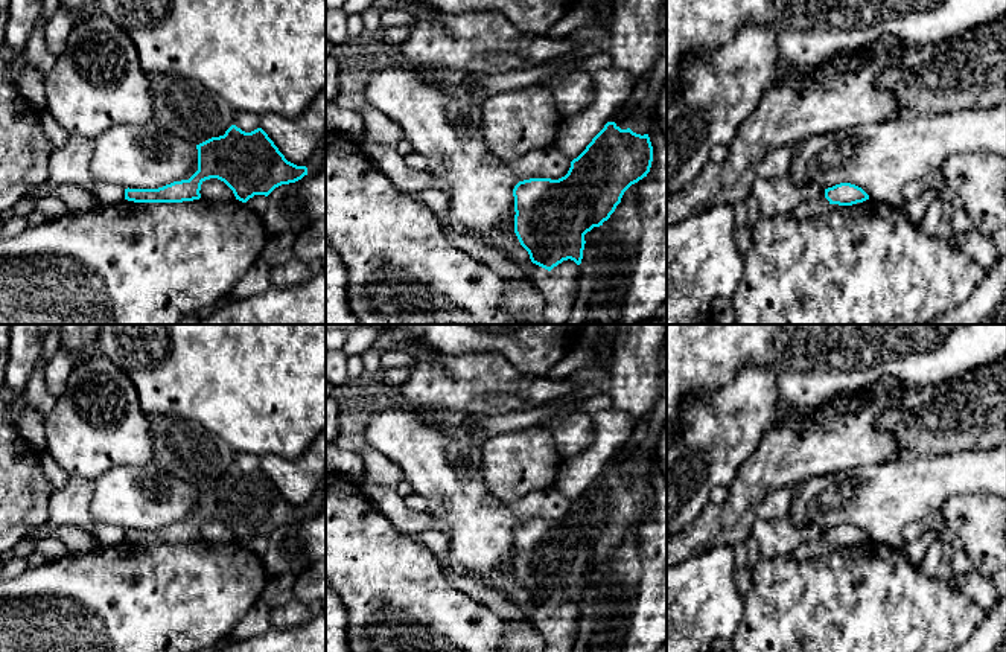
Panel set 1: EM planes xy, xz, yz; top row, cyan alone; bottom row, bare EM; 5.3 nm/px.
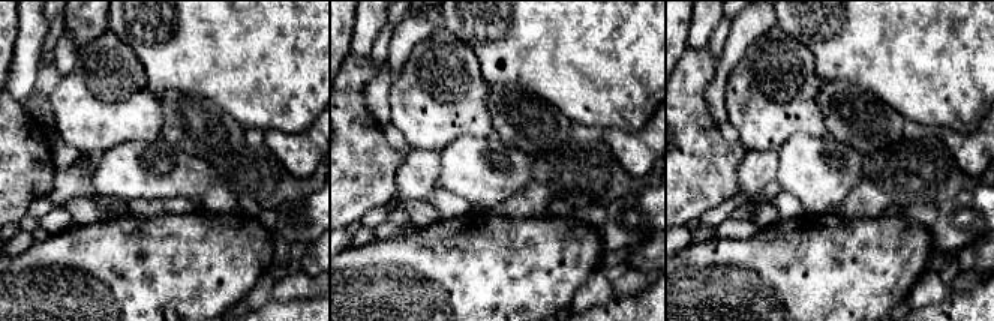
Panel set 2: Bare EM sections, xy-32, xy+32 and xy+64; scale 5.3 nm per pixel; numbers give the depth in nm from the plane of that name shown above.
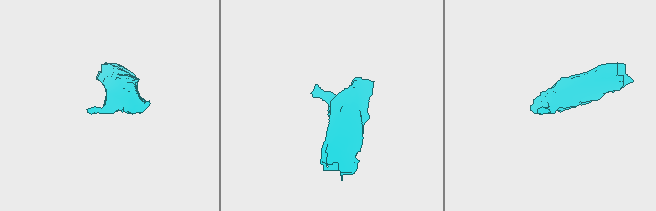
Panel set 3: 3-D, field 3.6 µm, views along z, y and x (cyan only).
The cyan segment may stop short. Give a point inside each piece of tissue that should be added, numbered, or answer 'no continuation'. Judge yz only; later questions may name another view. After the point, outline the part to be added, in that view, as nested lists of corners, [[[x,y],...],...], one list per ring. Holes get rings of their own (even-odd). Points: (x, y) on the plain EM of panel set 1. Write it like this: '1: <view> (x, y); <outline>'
no continuation

